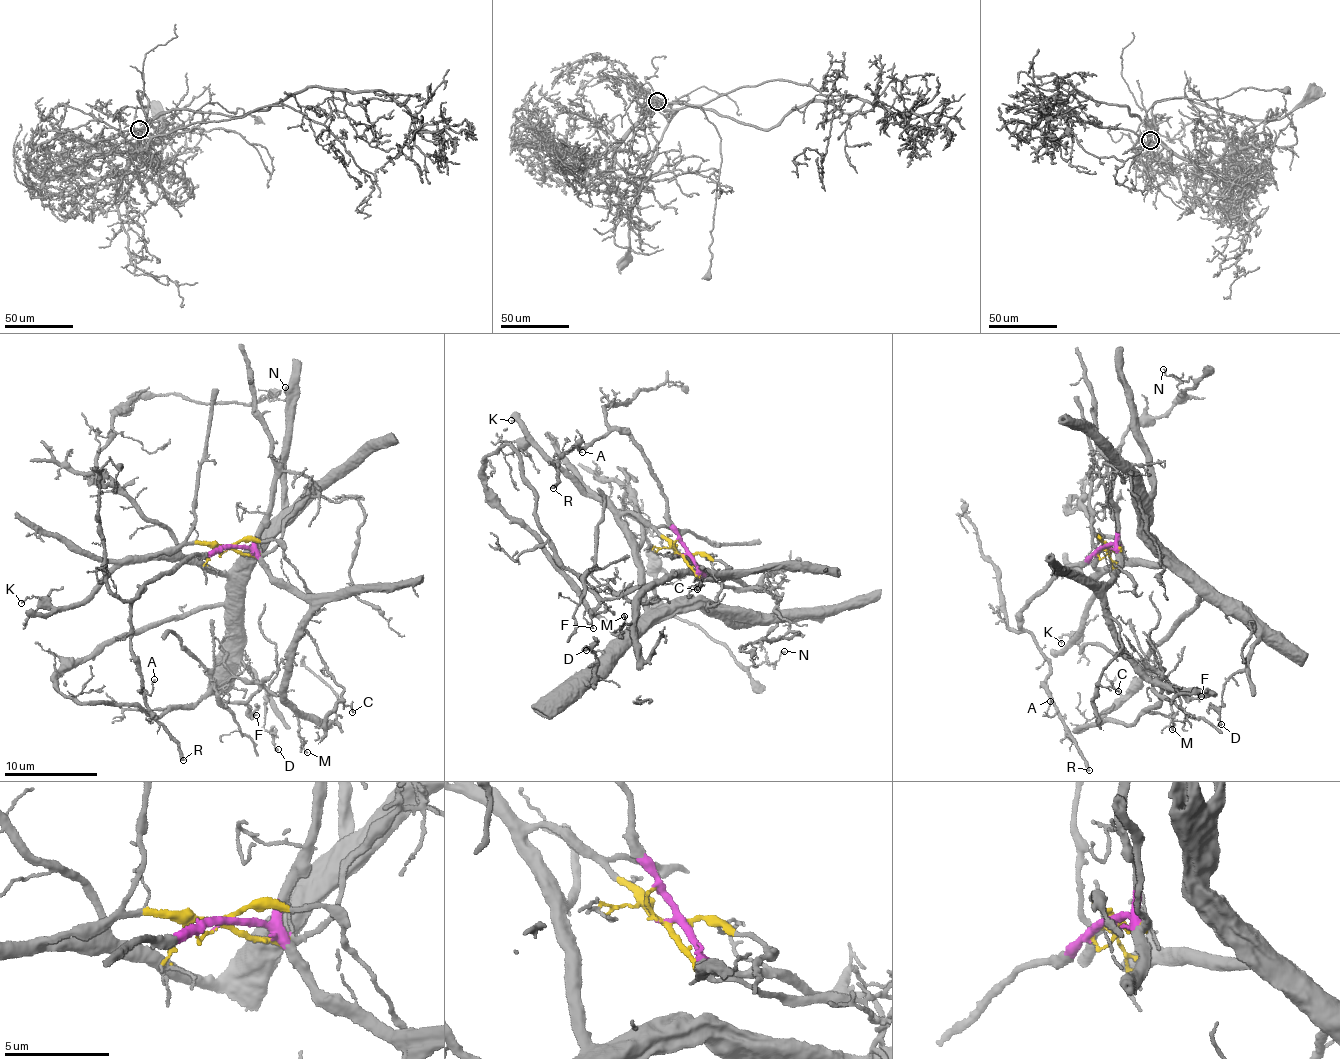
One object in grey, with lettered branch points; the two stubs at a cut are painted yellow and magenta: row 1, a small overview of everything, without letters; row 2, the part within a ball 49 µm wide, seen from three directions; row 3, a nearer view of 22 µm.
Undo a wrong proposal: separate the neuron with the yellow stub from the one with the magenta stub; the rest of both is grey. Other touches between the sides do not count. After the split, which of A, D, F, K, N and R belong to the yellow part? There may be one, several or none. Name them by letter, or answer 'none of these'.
D, F, K, N

